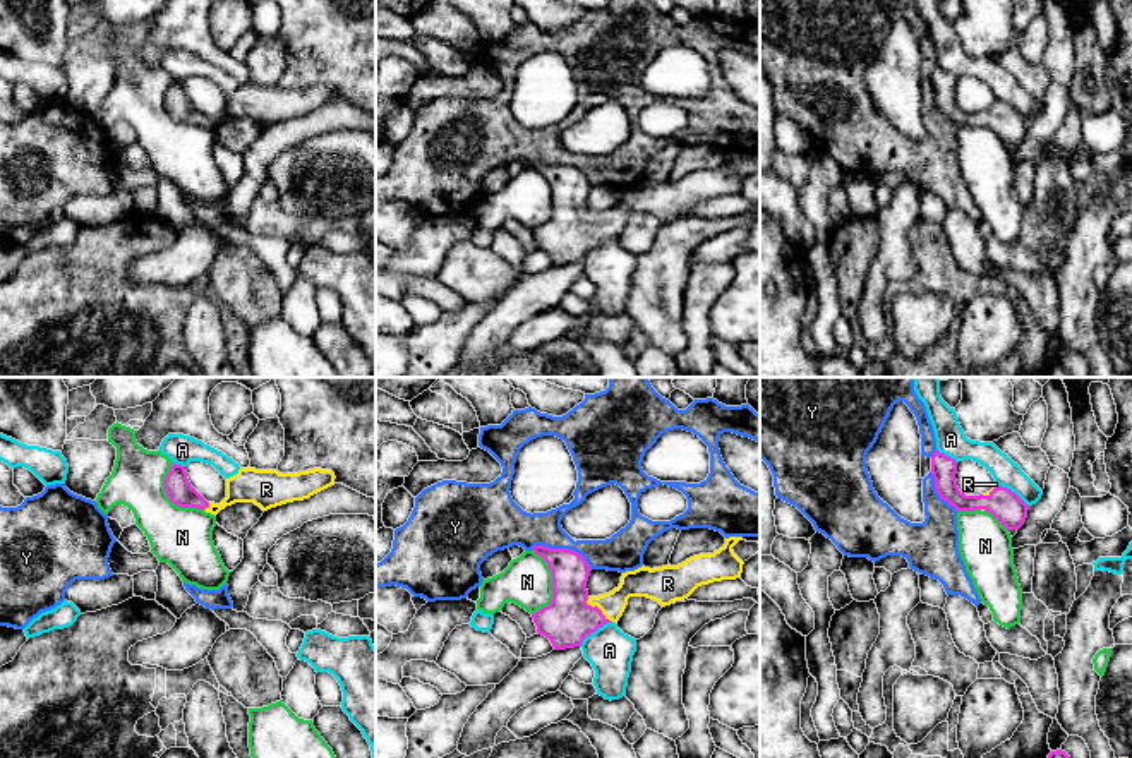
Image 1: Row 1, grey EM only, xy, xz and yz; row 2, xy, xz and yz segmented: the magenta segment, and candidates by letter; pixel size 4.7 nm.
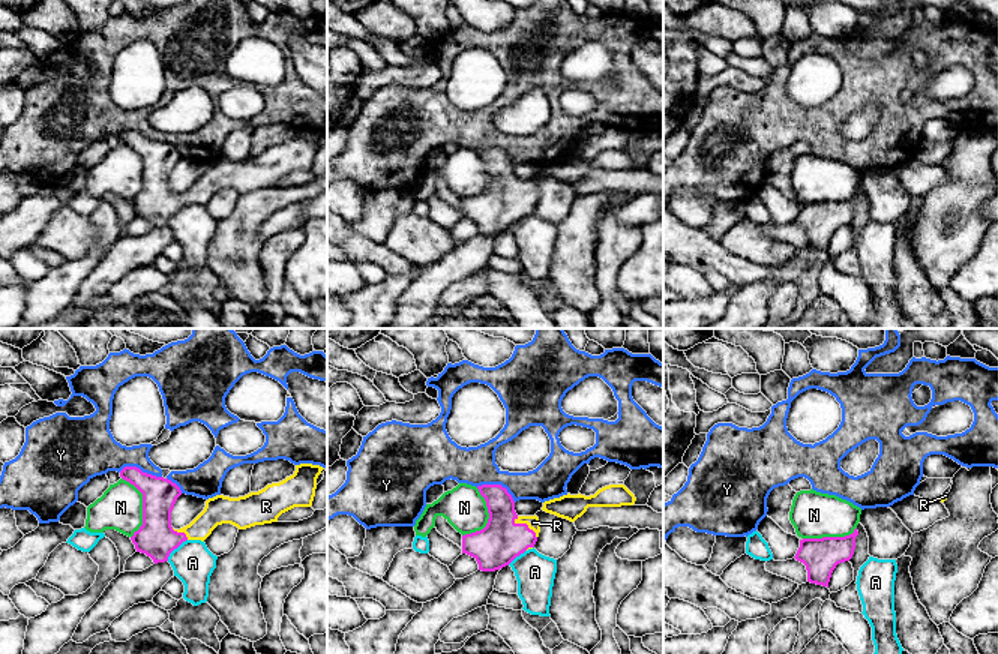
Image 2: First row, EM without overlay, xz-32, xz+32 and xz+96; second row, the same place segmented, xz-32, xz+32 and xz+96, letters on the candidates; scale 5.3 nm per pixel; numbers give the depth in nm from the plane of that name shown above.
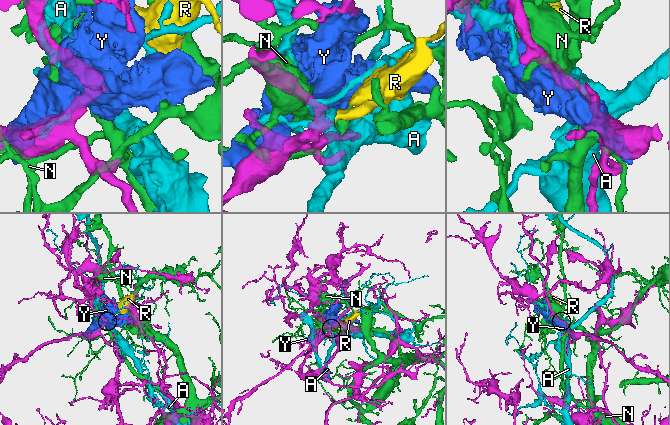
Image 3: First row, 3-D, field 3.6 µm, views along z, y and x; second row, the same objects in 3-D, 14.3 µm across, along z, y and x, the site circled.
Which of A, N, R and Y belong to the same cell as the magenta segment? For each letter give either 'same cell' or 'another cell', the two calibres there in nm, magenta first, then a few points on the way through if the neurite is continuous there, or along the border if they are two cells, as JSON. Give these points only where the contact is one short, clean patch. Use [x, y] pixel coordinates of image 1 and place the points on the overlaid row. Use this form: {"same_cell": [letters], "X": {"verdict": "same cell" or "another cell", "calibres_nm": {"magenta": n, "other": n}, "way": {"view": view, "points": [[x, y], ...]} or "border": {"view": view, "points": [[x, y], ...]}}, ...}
{"same_cell": ["R"], "A": {"verdict": "another cell", "calibres_nm": {"magenta": 240, "other": 220}}, "N": {"verdict": "another cell", "calibres_nm": {"magenta": 240, "other": 240}}, "R": {"verdict": "same cell", "calibres_nm": {"magenta": 240, "other": 140}, "way": {"view": "xz", "points": [[568, 619], [589, 614], [597, 607], [644, 582]]}}, "Y": {"verdict": "another cell", "calibres_nm": {"magenta": 180, "other": 180}}}

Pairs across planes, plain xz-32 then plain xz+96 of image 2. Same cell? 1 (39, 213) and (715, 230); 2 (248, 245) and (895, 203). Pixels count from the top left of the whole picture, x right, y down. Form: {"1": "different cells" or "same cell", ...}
{"1": "same cell", "2": "different cells"}

